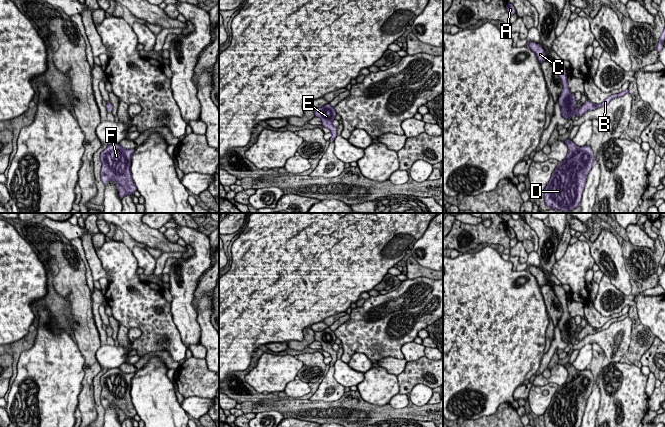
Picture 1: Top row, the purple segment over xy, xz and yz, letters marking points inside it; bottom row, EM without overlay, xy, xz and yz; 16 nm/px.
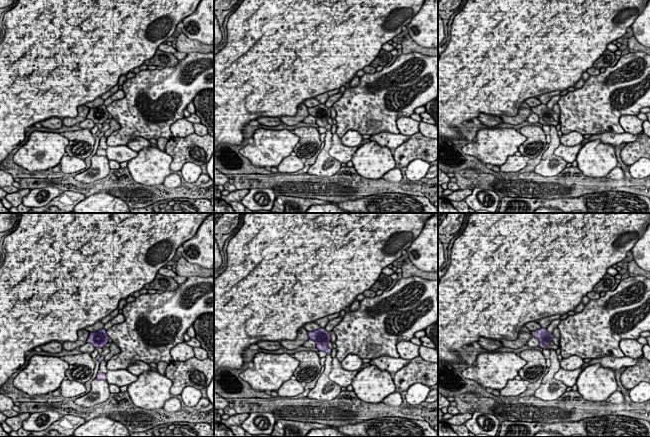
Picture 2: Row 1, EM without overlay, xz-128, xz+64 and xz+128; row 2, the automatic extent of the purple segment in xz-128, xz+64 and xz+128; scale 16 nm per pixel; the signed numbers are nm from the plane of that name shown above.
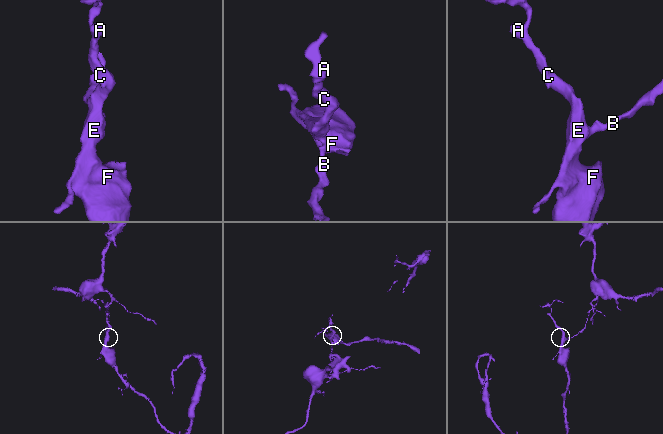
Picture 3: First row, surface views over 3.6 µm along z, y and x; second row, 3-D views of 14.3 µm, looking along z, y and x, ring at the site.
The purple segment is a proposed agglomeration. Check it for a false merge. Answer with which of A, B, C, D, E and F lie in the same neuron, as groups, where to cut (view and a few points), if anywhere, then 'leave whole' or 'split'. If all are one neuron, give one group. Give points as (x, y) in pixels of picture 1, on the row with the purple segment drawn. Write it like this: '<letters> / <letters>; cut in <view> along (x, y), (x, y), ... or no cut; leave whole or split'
A B C D E F; no cut; leave whole

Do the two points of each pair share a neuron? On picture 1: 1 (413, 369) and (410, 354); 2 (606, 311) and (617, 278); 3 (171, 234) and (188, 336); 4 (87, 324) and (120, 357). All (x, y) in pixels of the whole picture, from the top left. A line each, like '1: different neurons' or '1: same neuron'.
1: different neurons
2: different neurons
3: different neurons
4: different neurons

